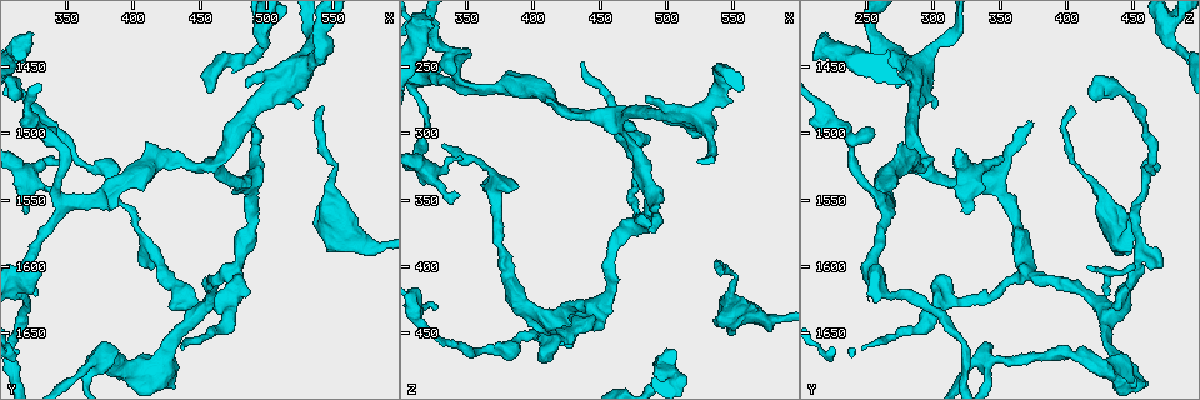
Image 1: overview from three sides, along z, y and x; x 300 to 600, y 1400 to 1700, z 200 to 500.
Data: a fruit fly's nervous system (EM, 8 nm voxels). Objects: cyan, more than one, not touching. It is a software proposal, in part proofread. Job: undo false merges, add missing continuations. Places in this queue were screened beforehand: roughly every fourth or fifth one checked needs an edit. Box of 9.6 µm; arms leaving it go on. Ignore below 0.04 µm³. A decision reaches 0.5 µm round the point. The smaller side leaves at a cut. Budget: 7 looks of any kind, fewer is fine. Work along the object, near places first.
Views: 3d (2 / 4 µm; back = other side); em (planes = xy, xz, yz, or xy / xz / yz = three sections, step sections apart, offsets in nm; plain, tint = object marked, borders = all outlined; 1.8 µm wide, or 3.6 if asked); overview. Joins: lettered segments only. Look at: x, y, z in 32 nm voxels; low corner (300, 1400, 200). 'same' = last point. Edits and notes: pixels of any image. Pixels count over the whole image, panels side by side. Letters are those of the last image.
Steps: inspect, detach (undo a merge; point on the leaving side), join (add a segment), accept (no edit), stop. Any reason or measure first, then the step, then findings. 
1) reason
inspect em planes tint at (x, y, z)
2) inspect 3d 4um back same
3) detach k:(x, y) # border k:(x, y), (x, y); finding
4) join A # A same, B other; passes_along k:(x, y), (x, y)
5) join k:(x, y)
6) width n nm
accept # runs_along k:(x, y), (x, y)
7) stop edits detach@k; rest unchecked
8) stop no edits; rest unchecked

an open end
inspect 3d 4um at (386, 1660, 340)

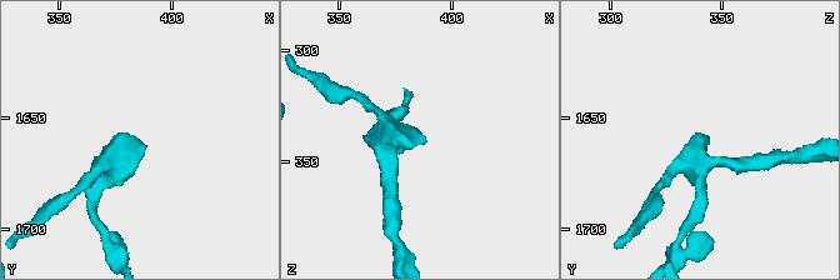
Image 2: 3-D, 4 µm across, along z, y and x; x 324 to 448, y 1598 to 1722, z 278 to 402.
inspect em planes borders at (387, 1660, 342)

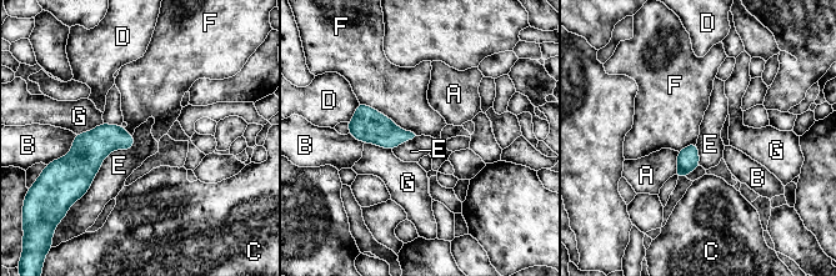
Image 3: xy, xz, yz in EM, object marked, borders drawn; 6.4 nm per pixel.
width 120 nm
accept # A other, B other, C other, D other, E other, F other, G other; border 3:(133, 135), (79, 199); no lettered segment goes on from it

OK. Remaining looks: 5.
long arm stops here
inspect 3d 4um at (438, 1662, 246)

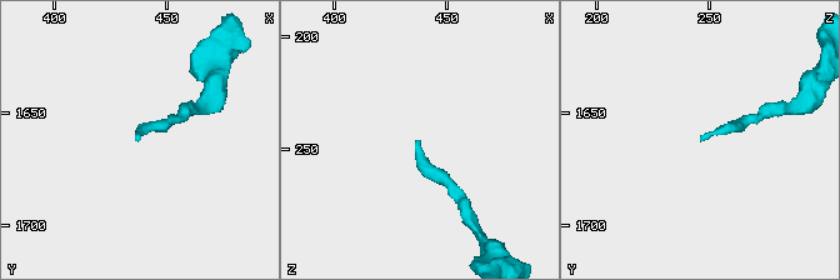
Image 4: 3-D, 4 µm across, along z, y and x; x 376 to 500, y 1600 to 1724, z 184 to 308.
inspect em planes borders at (438, 1662, 246)

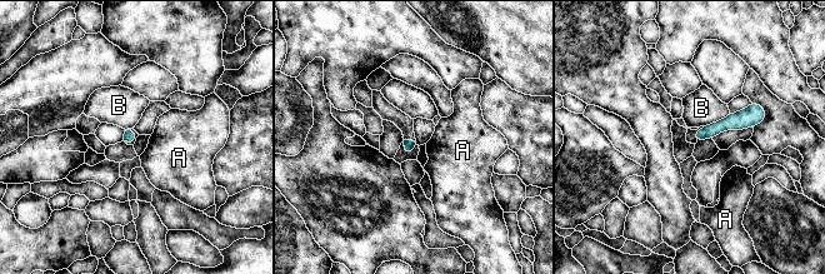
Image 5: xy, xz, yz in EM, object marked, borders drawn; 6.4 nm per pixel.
accept # A other, B other; runs_along 5:(763, 113), (723, 124), (698, 138); none of them fits

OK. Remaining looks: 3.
free end
inspect 3d 2um at (486, 1464, 272)

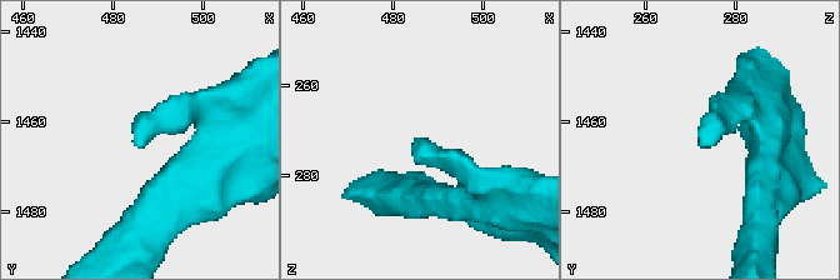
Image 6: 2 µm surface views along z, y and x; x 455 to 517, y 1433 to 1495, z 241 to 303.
inspect em 3.6um xy step 16 borders at (486, 1466, 272)

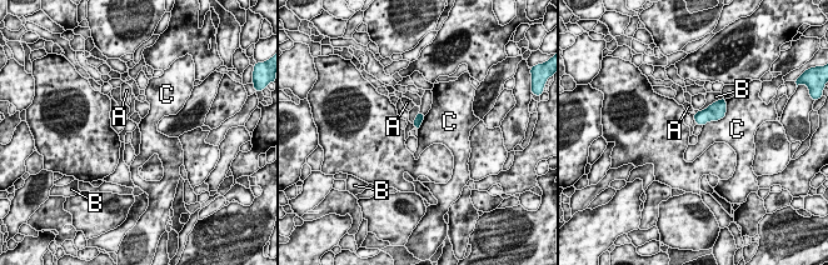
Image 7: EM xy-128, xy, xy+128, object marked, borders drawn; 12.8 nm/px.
inspect em 3.6um planes borders same

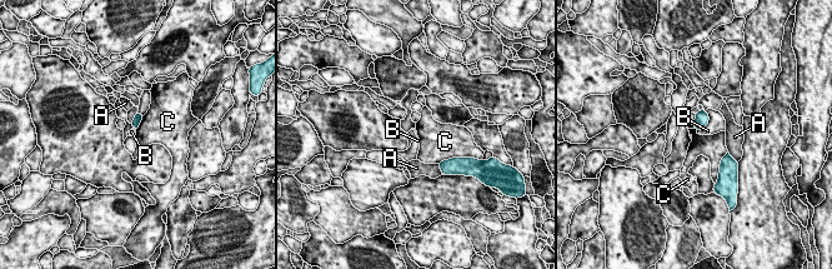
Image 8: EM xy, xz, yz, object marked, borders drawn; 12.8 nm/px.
accept # A other, B other, C other; border 8:(727, 150), (718, 167); no lettered segment goes on from it

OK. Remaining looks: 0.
stop no edits; rest unchecked

